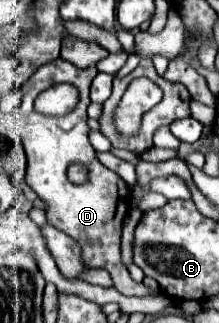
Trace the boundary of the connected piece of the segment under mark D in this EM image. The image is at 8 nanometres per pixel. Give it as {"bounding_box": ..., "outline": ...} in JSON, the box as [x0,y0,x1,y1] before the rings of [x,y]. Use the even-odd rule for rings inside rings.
{"bounding_box":[18,59,152,297],"outline":[[[54,59],[48,65],[42,65],[24,85],[24,99],[18,109],[22,113],[24,131],[22,131],[22,143],[28,157],[28,171],[26,171],[26,183],[30,185],[36,195],[48,203],[48,223],[66,235],[74,237],[82,245],[82,259],[88,267],[102,267],[114,277],[114,287],[120,293],[136,293],[138,297],[152,295],[152,291],[144,283],[136,283],[126,265],[120,259],[120,233],[122,223],[128,215],[128,203],[130,203],[130,187],[122,177],[108,167],[104,167],[96,159],[96,151],[88,141],[88,125],[86,125],[86,107],[90,105],[90,83],[96,77],[98,69],[78,69],[76,65]],[[56,83],[70,83],[78,87],[80,103],[74,111],[68,115],[48,116],[34,111],[34,99],[44,89],[56,85]],[[70,163],[80,163],[90,171],[90,179],[84,185],[74,185],[66,177],[66,169]]]}

